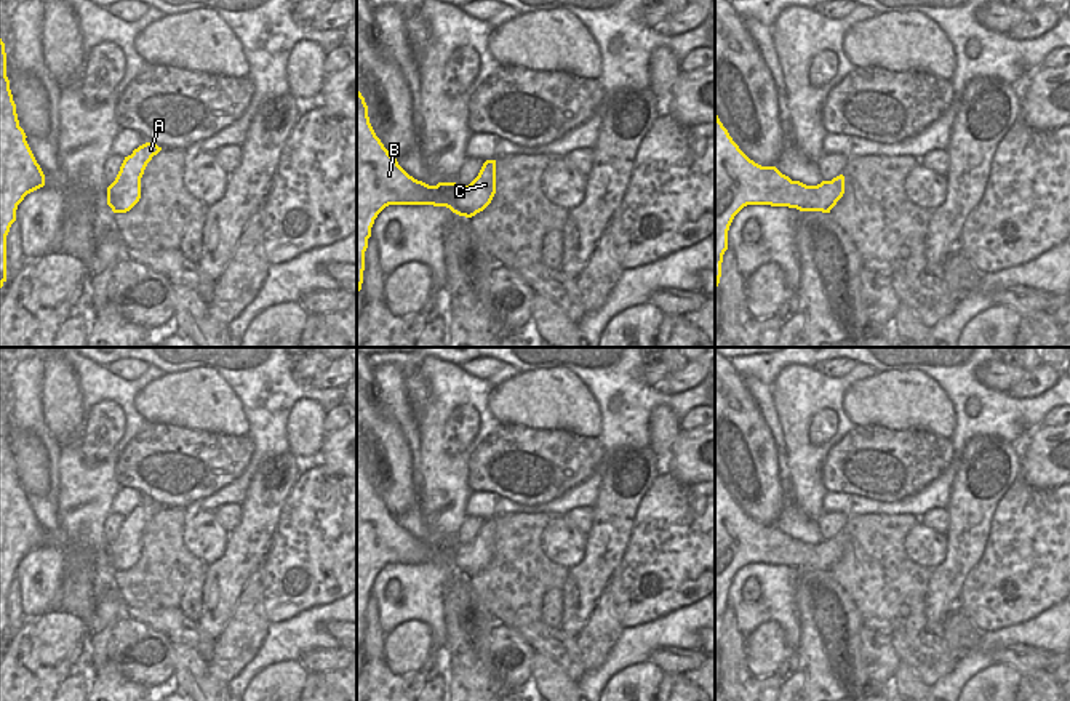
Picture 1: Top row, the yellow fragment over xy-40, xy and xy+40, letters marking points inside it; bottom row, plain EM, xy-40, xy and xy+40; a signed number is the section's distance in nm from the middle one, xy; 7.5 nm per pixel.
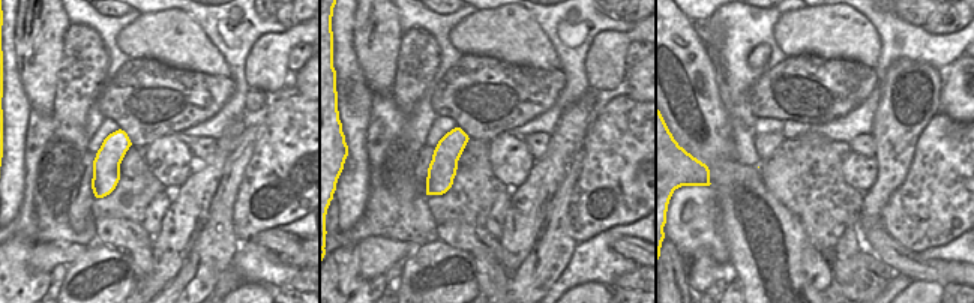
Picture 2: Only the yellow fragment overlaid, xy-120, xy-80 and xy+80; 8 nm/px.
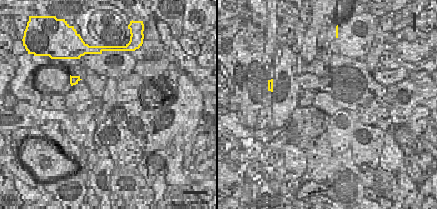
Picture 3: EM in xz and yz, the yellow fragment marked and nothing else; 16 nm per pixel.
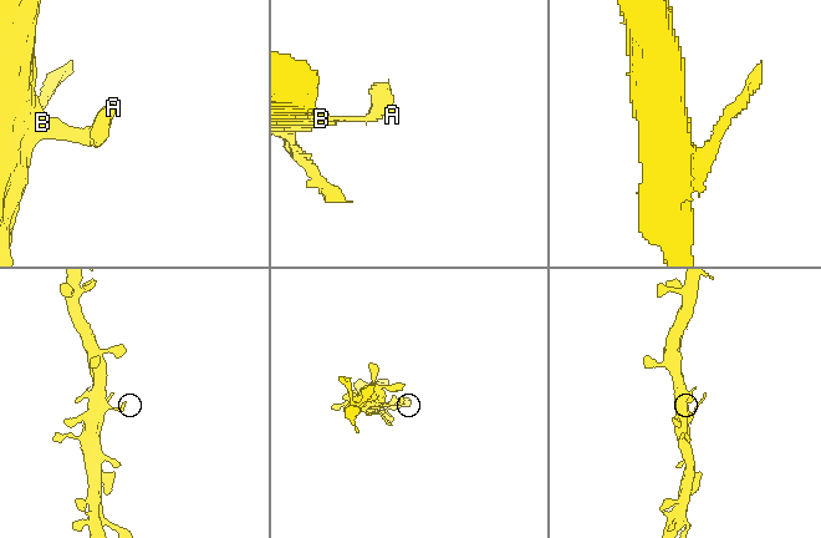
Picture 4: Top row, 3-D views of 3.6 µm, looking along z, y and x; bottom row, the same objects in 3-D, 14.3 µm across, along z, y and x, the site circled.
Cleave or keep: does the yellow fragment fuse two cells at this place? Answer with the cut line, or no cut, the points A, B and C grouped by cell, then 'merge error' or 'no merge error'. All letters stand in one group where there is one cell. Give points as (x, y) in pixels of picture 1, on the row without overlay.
no cut; A B C; no merge error

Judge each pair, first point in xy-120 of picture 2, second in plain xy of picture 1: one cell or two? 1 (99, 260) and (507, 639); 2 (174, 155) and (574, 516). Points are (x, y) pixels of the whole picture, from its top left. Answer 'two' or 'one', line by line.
1: one
2: two

